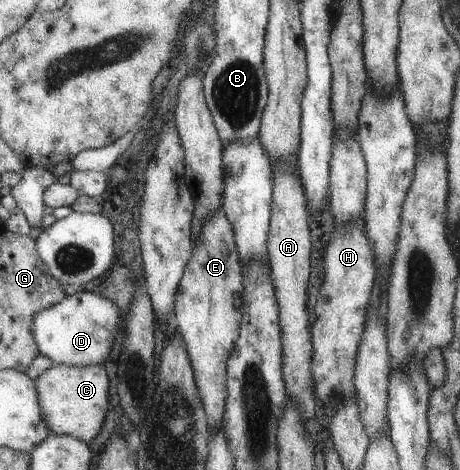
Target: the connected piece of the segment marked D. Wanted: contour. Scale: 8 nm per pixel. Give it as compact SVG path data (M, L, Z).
M78 290L71 296L65 296L58 304L37 312L31 322L31 334L38 354L51 360L52 365L107 365L109 354L117 352L121 320L122 314L113 302L97 293Z

